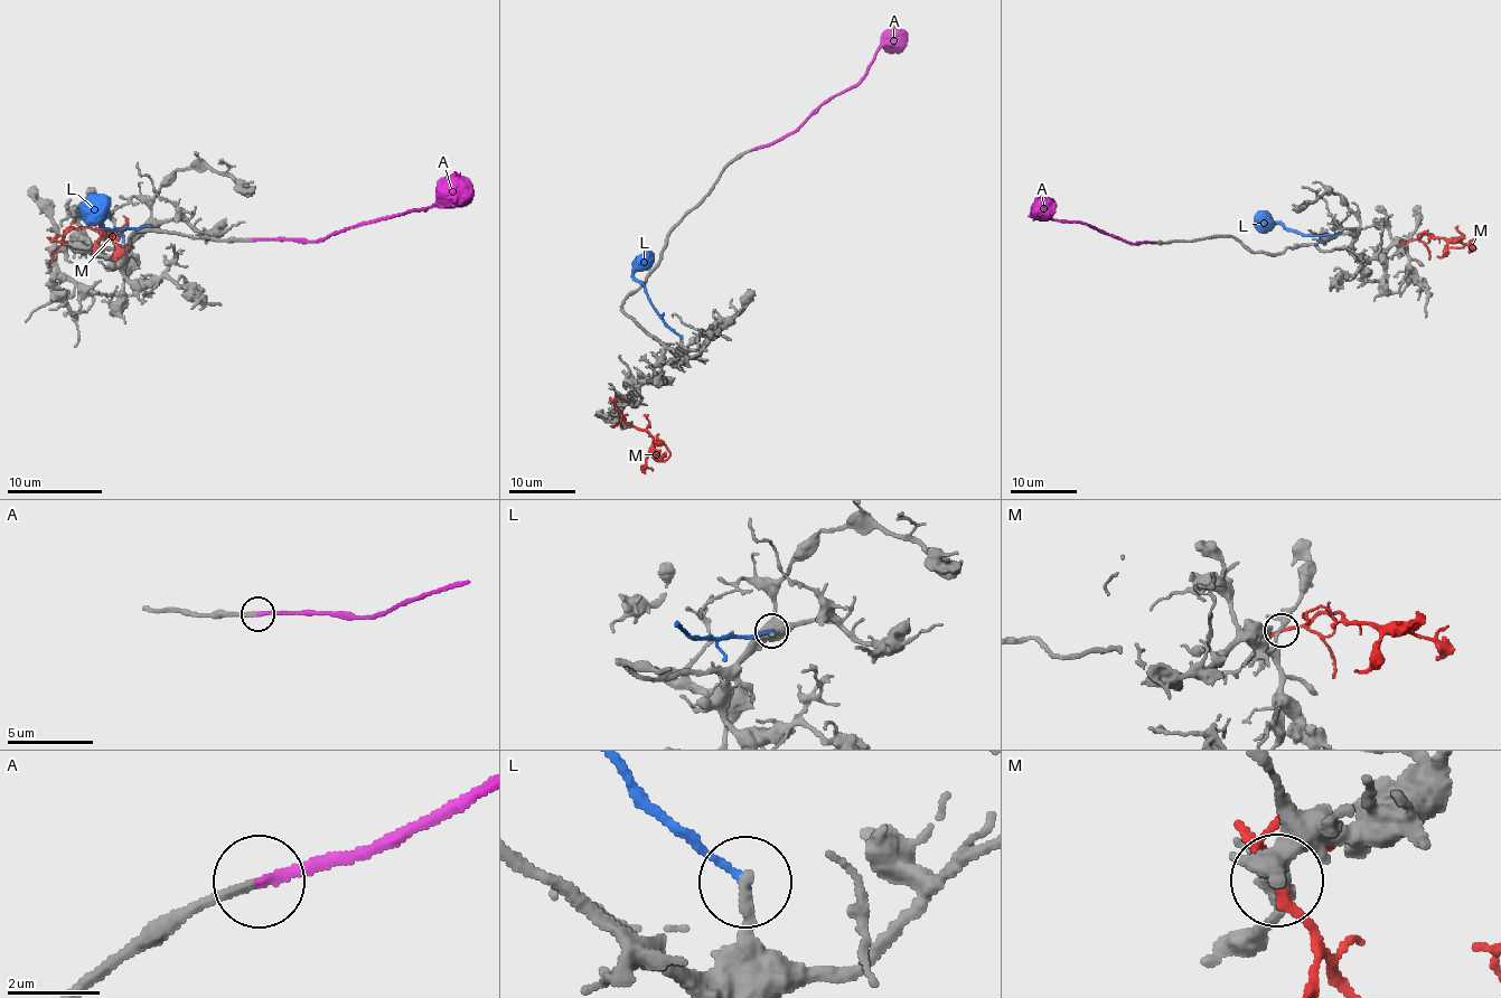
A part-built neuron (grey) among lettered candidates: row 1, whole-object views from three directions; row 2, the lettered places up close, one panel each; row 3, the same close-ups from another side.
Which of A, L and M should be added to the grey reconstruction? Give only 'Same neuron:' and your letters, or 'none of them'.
Same neuron: A

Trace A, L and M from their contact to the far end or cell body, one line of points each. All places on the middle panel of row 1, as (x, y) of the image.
A: (752, 149), (771, 146), (793, 133), (823, 104), (857, 82), (878, 50), (906, 34)
L: (682, 336), (666, 325), (632, 276), (632, 270), (652, 252)
M: (615, 406), (625, 420), (645, 430), (655, 444), (663, 444), (669, 455), (663, 461)

